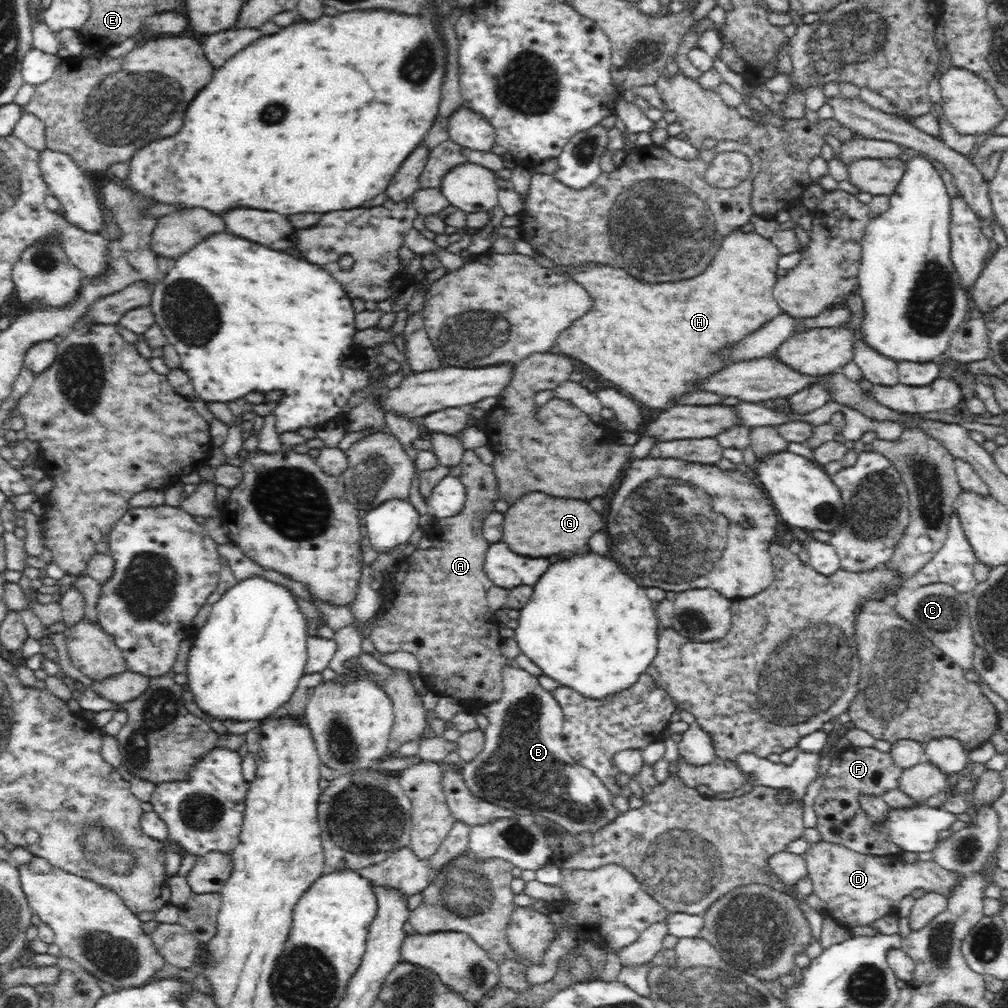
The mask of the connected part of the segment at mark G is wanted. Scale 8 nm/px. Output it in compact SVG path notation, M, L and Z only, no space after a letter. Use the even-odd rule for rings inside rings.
M526 493L509 506L510 510L503 514L501 541L508 544L512 552L530 558L546 558L564 550L578 552L588 544L588 538L601 531L603 526L600 512L592 509L584 500L568 500L544 493ZM542 518L546 518L546 524ZM542 532L546 534L546 542L540 542Z

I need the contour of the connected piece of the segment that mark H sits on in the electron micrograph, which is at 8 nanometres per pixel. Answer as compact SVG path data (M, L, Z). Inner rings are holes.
M737 229L721 240L721 246L717 250L718 252L716 252L714 260L710 262L710 266L708 266L702 274L698 274L696 278L684 280L682 286L676 286L676 282L672 282L672 284L668 282L668 286L648 286L648 284L644 284L644 282L636 281L636 279L626 273L624 269L600 264L599 262L573 263L565 267L559 265L557 268L552 269L552 272L558 273L558 275L562 277L568 277L568 280L586 289L589 298L592 300L592 310L586 312L582 318L574 320L568 330L560 330L560 334L556 336L556 345L561 352L560 354L568 356L569 358L572 356L572 358L576 358L576 360L588 364L588 366L590 366L592 370L596 370L602 378L605 378L608 382L612 382L614 388L618 391L629 394L632 399L636 401L640 400L640 402L643 402L645 406L651 409L670 408L675 404L673 403L674 398L693 392L690 386L692 386L694 380L700 380L700 378L704 378L704 376L708 376L708 374L712 374L712 372L718 372L720 368L726 366L724 361L720 360L718 356L714 356L716 350L720 350L720 348L724 348L724 346L728 346L728 344L740 342L744 336L748 336L750 332L758 330L758 328L764 326L768 320L772 320L772 318L781 314L780 306L772 290L778 278L776 273L779 270L777 262L782 254L779 248L772 243L772 240L766 240L766 238L762 238L760 234L756 234L756 232L740 232Z

